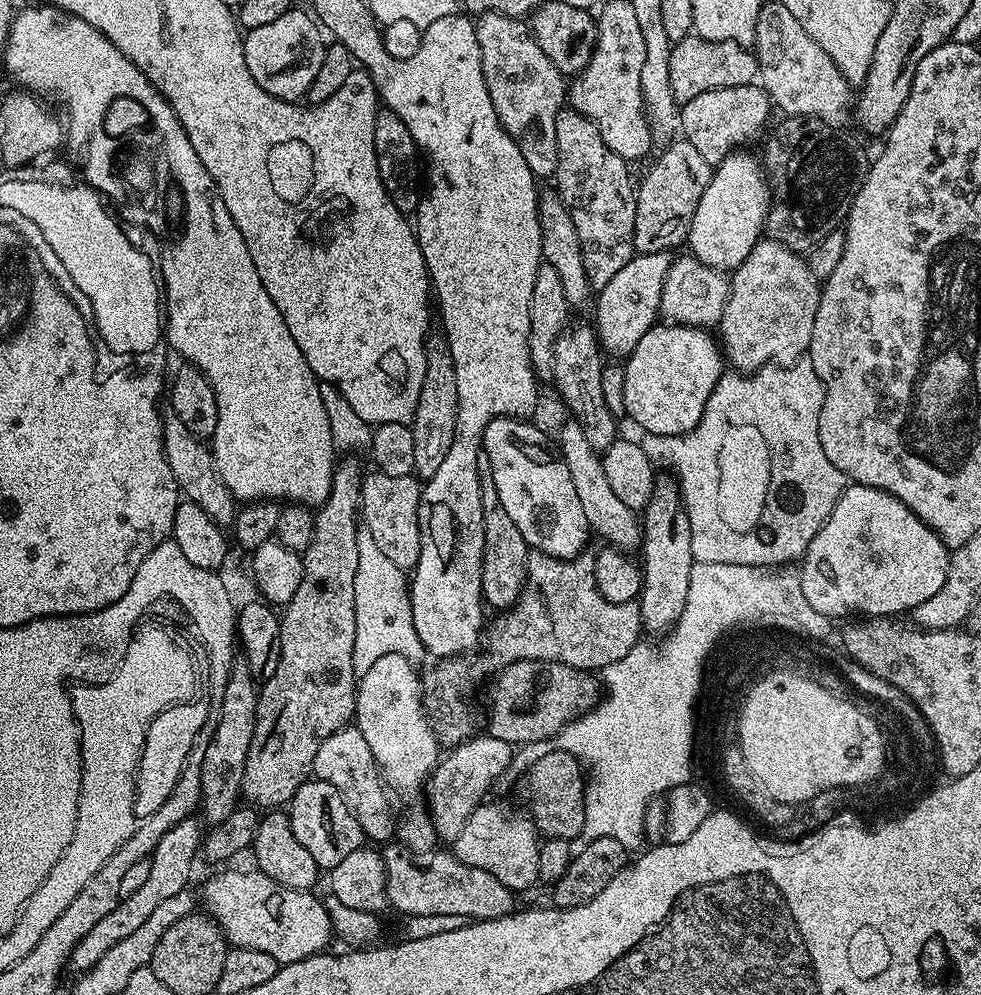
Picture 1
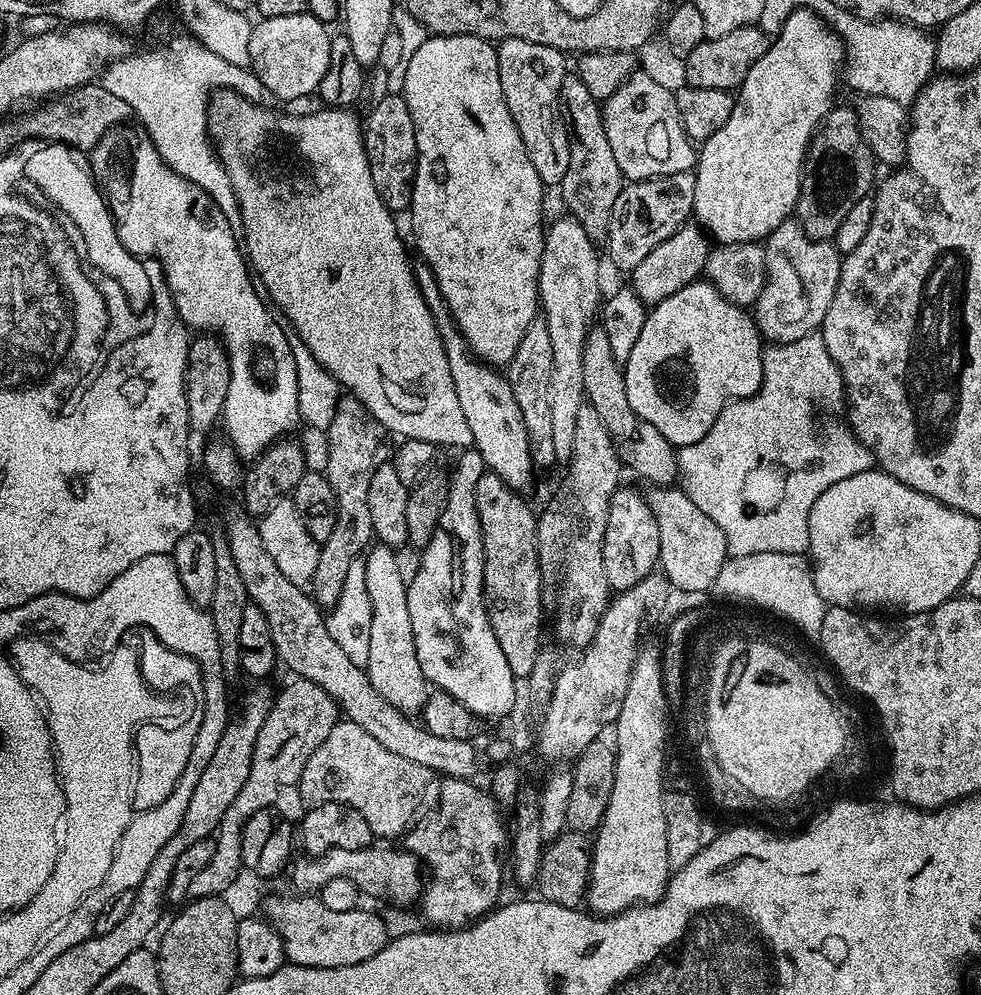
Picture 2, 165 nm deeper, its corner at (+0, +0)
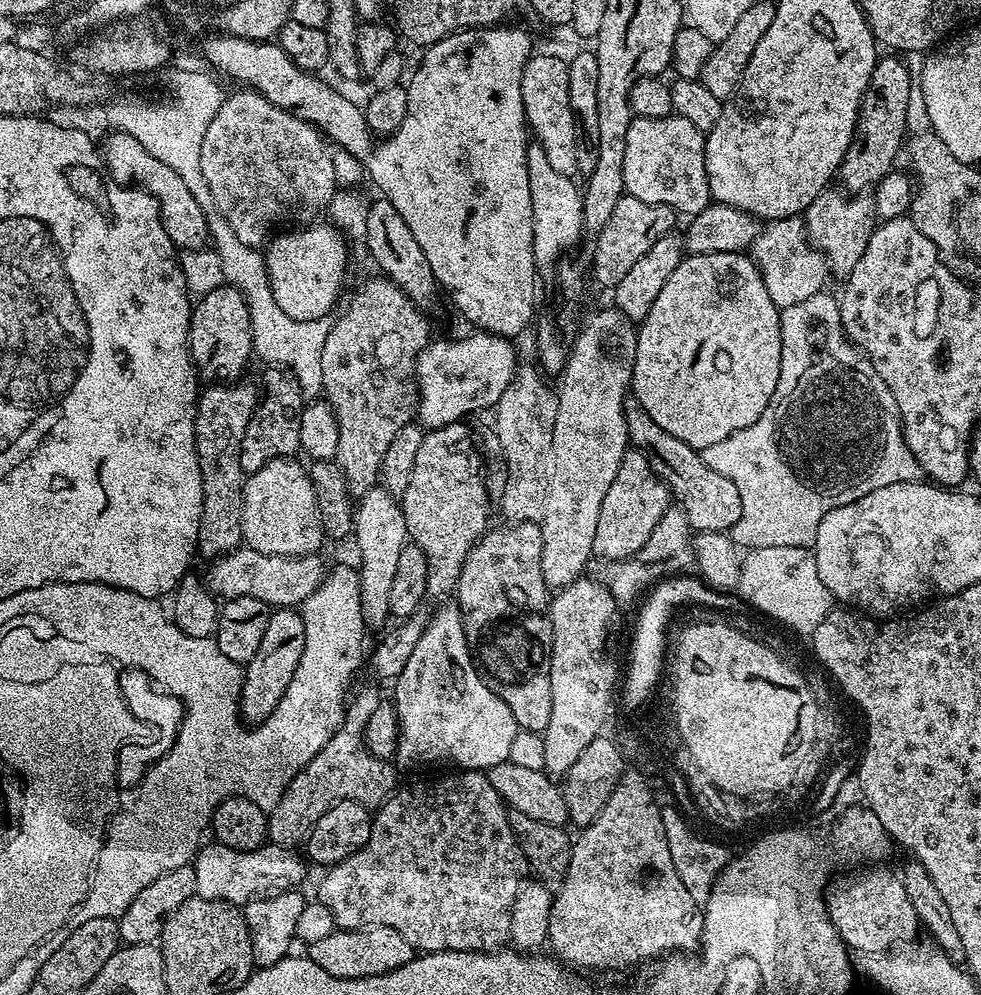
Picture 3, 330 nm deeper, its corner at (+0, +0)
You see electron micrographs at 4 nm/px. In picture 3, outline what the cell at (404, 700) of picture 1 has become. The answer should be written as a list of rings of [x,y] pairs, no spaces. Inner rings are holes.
[[[383,486],[371,488],[358,502],[358,507],[354,512],[354,541],[356,548],[360,551],[360,601],[362,602],[362,618],[369,629],[380,628],[387,620],[390,620],[390,585],[394,579],[394,573],[398,566],[398,557],[402,555],[404,545],[408,540],[406,530],[406,518],[400,508],[397,497],[389,494]]]

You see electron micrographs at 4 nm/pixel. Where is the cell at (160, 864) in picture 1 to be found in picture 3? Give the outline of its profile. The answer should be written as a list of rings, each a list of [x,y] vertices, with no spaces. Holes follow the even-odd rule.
[[[296,608],[269,611],[266,635],[258,650],[254,650],[254,658],[243,665],[244,681],[240,691],[239,715],[249,725],[262,723],[278,706],[278,702],[282,702],[282,694],[286,694],[286,686],[290,686],[290,678],[294,678],[298,662],[302,662],[302,650],[306,650],[306,622],[303,615]]]

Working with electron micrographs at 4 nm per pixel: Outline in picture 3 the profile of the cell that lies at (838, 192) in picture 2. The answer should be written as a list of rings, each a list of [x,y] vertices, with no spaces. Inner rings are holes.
[[[884,54],[877,59],[874,70],[870,74],[868,88],[864,91],[864,97],[860,103],[860,113],[856,119],[856,129],[852,135],[850,146],[840,163],[838,180],[841,180],[843,191],[848,194],[864,194],[875,189],[876,184],[890,171],[893,171],[896,155],[901,155],[906,144],[908,127],[908,104],[912,101],[914,91],[914,72],[903,64],[901,57],[896,54]]]

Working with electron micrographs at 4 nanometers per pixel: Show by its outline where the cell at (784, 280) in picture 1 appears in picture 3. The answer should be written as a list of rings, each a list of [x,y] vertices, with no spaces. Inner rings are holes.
[[[826,190],[822,194],[818,194],[818,198],[814,198],[814,202],[810,202],[810,206],[802,214],[802,219],[806,225],[809,244],[817,248],[824,259],[827,260],[831,275],[847,278],[850,270],[854,270],[854,266],[858,263],[858,258],[862,258],[862,253],[866,251],[866,242],[870,242],[872,229],[876,227],[878,221],[876,211],[872,205],[871,195],[845,194],[840,190],[832,191]]]

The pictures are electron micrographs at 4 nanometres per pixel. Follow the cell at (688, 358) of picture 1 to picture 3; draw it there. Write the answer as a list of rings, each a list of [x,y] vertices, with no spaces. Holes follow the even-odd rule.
[[[698,252],[695,254],[685,255],[680,261],[680,265],[674,270],[674,274],[670,274],[670,278],[666,278],[666,286],[662,286],[658,298],[654,298],[654,306],[650,306],[650,314],[646,314],[646,318],[639,325],[636,334],[636,357],[634,358],[634,370],[632,371],[632,383],[630,385],[631,395],[641,404],[646,414],[650,414],[650,418],[654,418],[654,422],[658,422],[658,426],[662,426],[662,430],[666,430],[666,434],[674,434],[674,438],[682,438],[682,442],[686,442],[690,447],[697,450],[703,450],[706,446],[710,446],[715,440],[724,440],[729,434],[742,430],[745,425],[758,422],[760,415],[766,410],[766,406],[770,402],[770,398],[774,394],[774,390],[778,386],[778,374],[782,366],[782,330],[780,329],[780,309],[774,306],[774,302],[770,298],[770,294],[766,294],[766,286],[760,271],[756,269],[756,264],[752,260],[751,255],[743,252],[719,252],[718,254],[710,254],[709,252]]]

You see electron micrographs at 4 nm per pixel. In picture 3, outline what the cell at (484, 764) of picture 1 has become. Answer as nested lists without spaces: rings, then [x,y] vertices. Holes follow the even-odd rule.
[[[372,688],[347,701],[340,729],[285,786],[282,798],[275,808],[268,812],[268,840],[271,843],[295,849],[307,841],[310,830],[316,825],[318,818],[326,814],[326,810],[330,810],[330,806],[343,800],[365,806],[379,806],[396,791],[398,781],[395,770],[388,765],[391,763],[385,757],[374,755],[364,744],[366,722],[370,722],[370,714],[378,710],[381,702],[382,696]]]

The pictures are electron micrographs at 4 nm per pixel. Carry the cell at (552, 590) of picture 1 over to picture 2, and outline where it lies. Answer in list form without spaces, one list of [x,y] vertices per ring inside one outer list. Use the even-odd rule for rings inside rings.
[[[584,403],[578,410],[578,423],[574,429],[574,446],[572,447],[572,469],[568,472],[568,481],[552,496],[552,501],[536,518],[536,549],[540,555],[540,567],[552,572],[560,572],[560,589],[556,592],[556,636],[564,644],[589,644],[598,628],[602,614],[608,608],[610,589],[606,582],[606,566],[602,566],[602,542],[606,534],[606,518],[610,514],[610,498],[621,487],[620,472],[622,465],[606,430],[598,410]]]

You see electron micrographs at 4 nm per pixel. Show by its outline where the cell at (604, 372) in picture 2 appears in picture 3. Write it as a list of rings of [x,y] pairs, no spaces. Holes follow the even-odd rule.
[[[635,398],[624,401],[624,417],[629,445],[641,452],[646,462],[650,462],[650,470],[654,470],[656,477],[668,487],[669,497],[686,514],[693,530],[697,533],[727,533],[739,522],[742,518],[742,494],[738,494],[738,486],[734,486],[726,474],[710,470],[697,449],[682,442],[682,438],[674,438],[674,434],[666,434],[666,430],[662,430],[662,426],[644,412]]]

